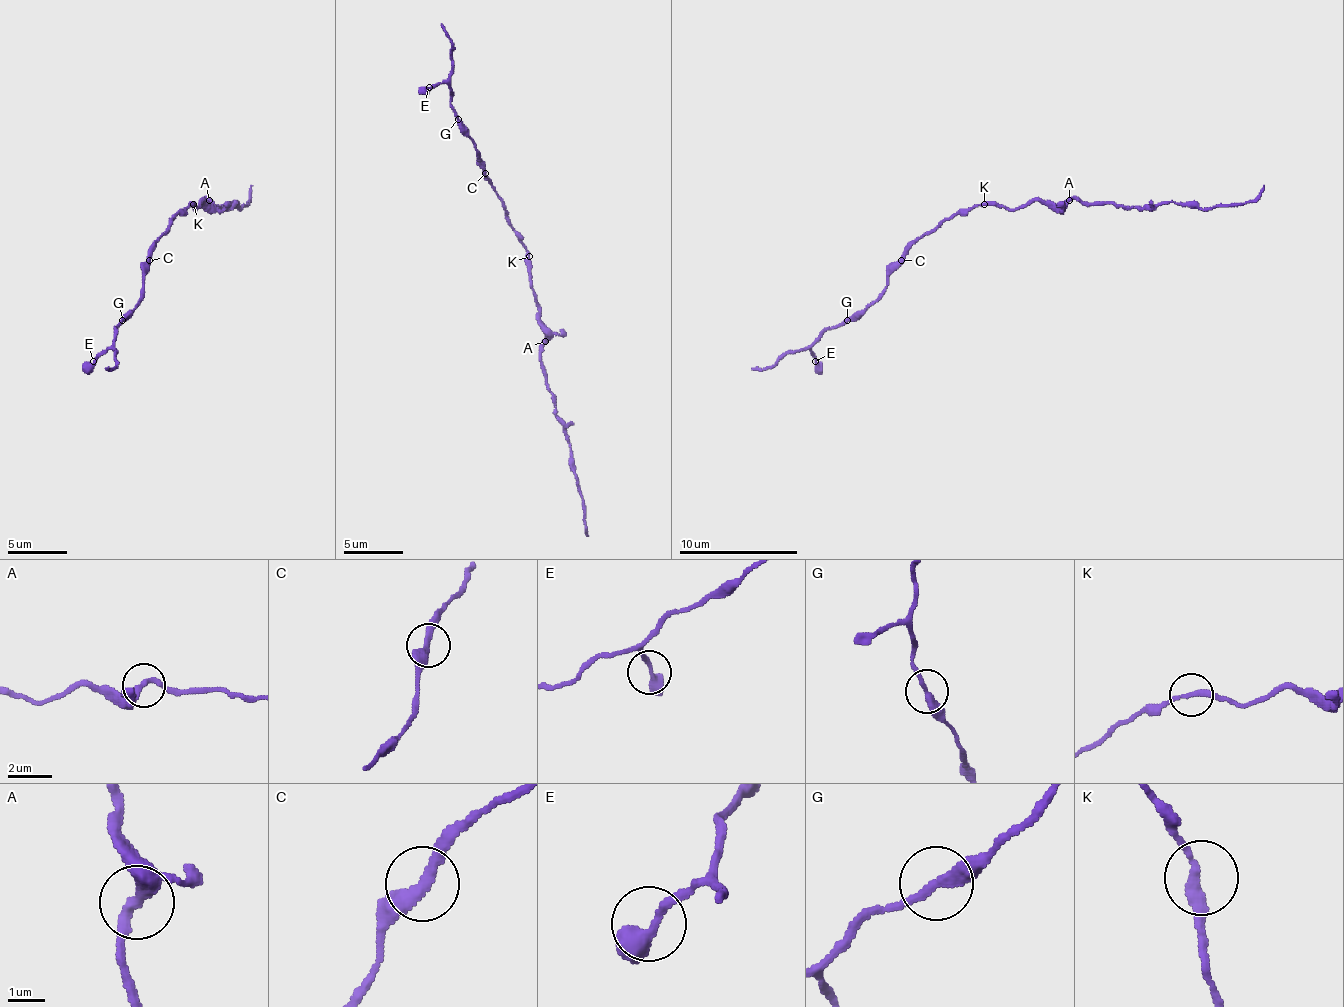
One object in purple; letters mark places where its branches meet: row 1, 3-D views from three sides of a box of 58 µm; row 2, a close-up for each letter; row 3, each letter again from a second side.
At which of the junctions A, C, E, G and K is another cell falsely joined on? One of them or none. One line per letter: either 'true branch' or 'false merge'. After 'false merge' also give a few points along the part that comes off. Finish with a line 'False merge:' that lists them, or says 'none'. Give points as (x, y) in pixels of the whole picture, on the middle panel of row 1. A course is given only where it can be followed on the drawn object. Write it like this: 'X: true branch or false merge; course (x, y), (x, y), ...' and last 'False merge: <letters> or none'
A: false merge; course (544, 342), (541, 372), (553, 395), (553, 413), (568, 443), (583, 523), (589, 535)
C: true branch
E: true branch
G: true branch
K: true branch
False merge: A

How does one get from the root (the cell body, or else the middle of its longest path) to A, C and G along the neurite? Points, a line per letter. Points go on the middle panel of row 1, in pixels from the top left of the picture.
A: (527, 253), (527, 271), (538, 306), (538, 321), (544, 330), (544, 342)
C: (527, 253), (521, 235), (509, 220), (506, 205), (485, 173)
G: (527, 253), (521, 235), (509, 220), (506, 205), (485, 176), (476, 143), (458, 119)

